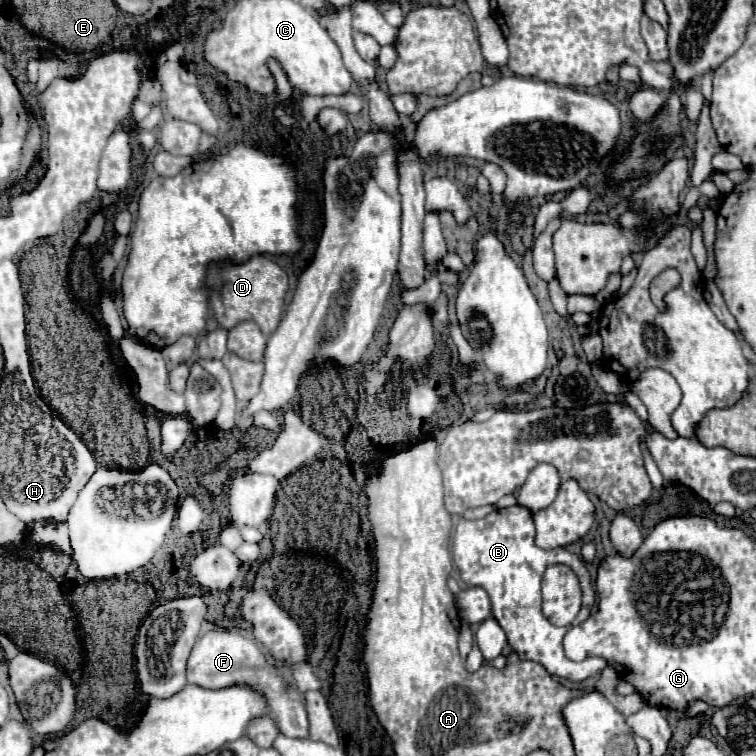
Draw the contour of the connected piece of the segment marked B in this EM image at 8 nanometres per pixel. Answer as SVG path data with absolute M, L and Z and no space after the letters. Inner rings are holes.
M515 504L491 512L481 520L461 520L453 534L453 560L459 568L461 580L467 586L481 586L489 592L493 616L507 632L509 646L527 660L535 660L547 668L549 674L557 674L571 682L581 682L590 676L599 674L607 664L601 658L585 658L583 662L569 660L563 652L565 628L553 626L541 612L541 578L545 568L553 564L569 566L579 578L581 587L587 587L587 604L593 604L593 592L590 574L583 560L565 548L561 550L543 550L535 546L535 524L533 514Z

